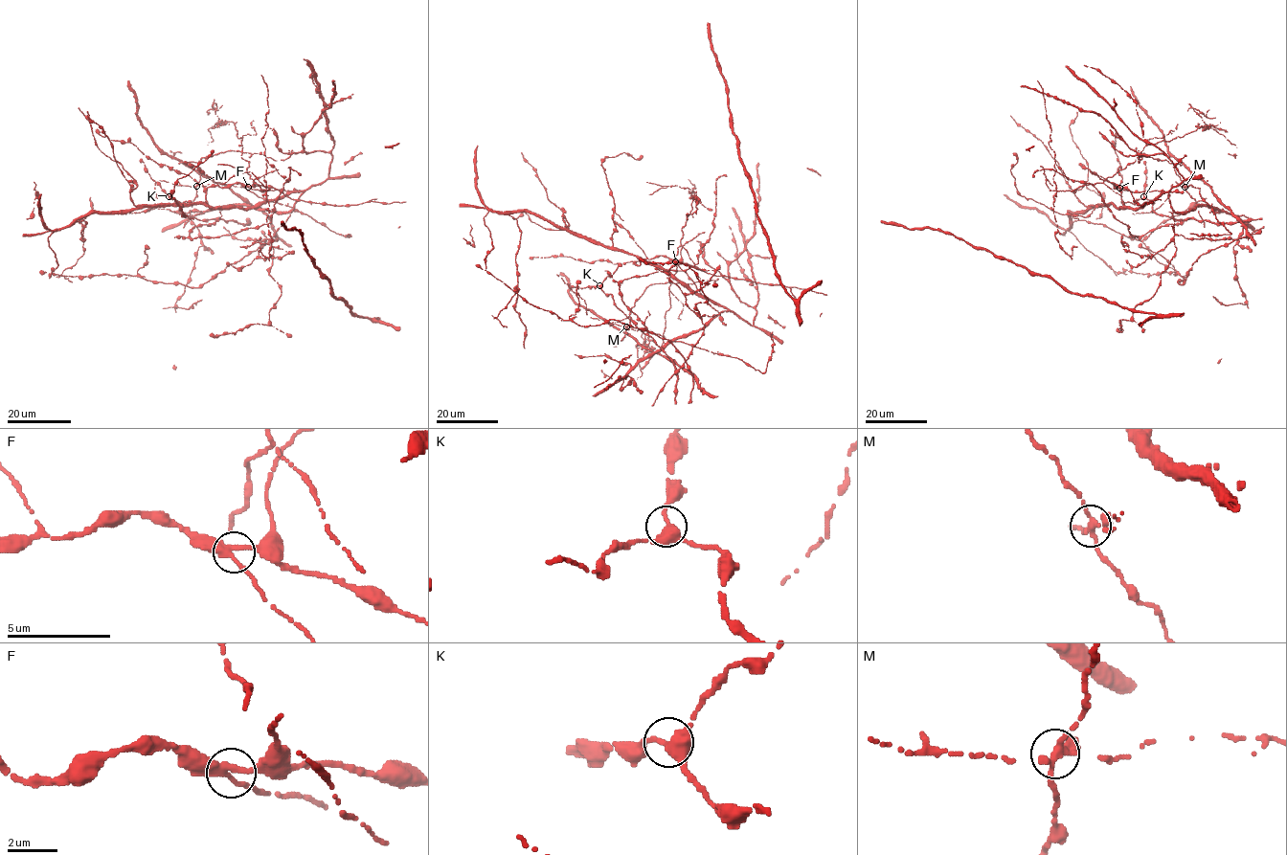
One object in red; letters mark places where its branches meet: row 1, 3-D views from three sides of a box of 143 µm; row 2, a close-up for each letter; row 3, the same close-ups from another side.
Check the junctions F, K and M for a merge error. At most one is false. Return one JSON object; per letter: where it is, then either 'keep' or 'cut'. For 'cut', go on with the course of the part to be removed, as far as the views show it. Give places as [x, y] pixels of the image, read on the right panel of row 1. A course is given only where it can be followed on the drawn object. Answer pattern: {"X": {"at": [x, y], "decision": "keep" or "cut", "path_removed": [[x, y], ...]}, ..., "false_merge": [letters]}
{"F": {"at": [1119, 188], "decision": "keep"}, "K": {"at": [1143, 196], "decision": "keep"}, "M": {"at": [1185, 187], "decision": "cut", "path_removed": [[1185, 187], [1173, 163], [1140, 153], [1102, 183], [1057, 191], [1051, 127], [1037, 80]]}, "false_merge": ["M"]}

